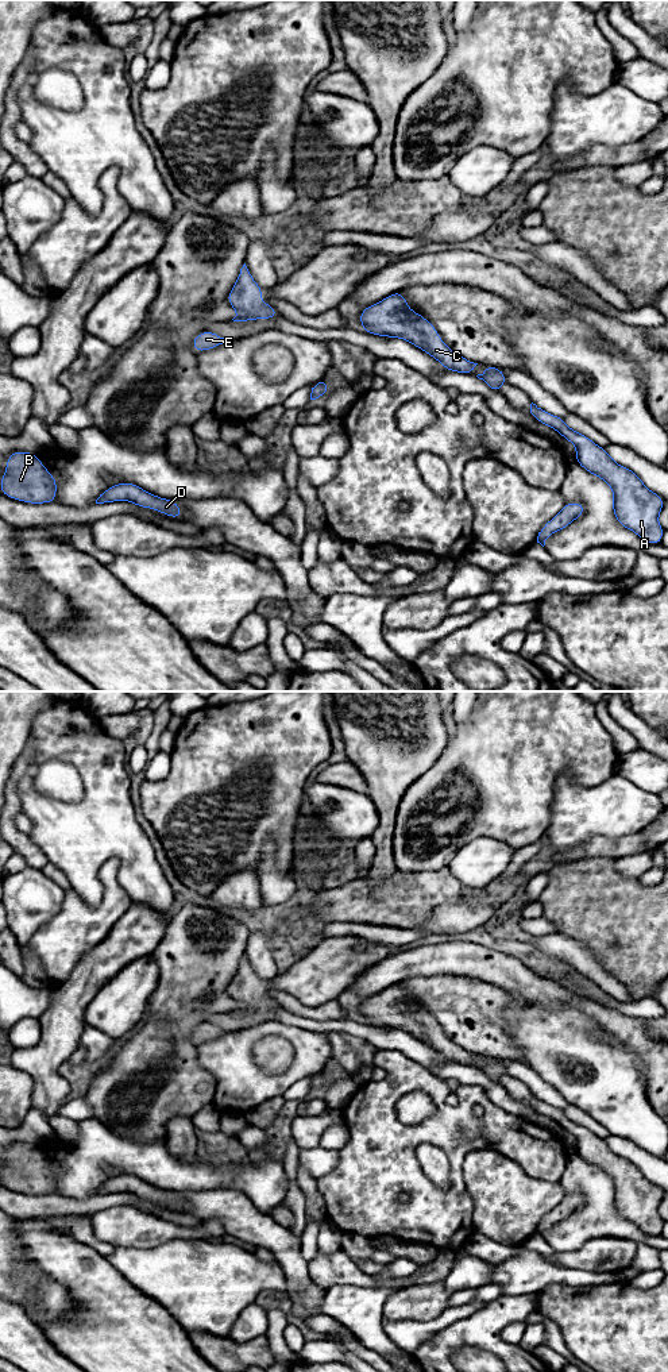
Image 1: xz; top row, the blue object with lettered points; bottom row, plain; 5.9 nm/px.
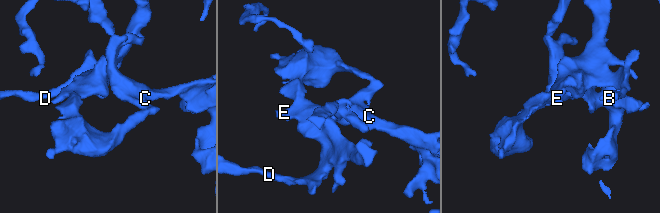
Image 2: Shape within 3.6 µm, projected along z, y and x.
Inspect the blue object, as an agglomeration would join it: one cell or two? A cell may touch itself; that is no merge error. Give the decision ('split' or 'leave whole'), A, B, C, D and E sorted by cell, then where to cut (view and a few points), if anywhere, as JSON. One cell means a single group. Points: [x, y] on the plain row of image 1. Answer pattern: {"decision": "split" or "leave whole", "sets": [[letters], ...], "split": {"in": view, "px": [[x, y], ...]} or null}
{"decision": "leave whole", "sets": [["A", "B", "C", "D", "E"]], "split": null}

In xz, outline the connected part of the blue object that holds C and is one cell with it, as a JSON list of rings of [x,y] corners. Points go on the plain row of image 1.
[[[401,982],[364,999],[359,1013],[363,1022],[371,1026],[399,1029],[412,1034],[439,1052],[445,1061],[471,1065],[478,1056],[452,1043],[433,1015],[409,999]]]

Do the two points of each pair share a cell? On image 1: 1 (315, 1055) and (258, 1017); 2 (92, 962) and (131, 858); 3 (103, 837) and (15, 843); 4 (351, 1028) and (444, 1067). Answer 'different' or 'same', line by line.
1: different
2: different
3: different
4: same

